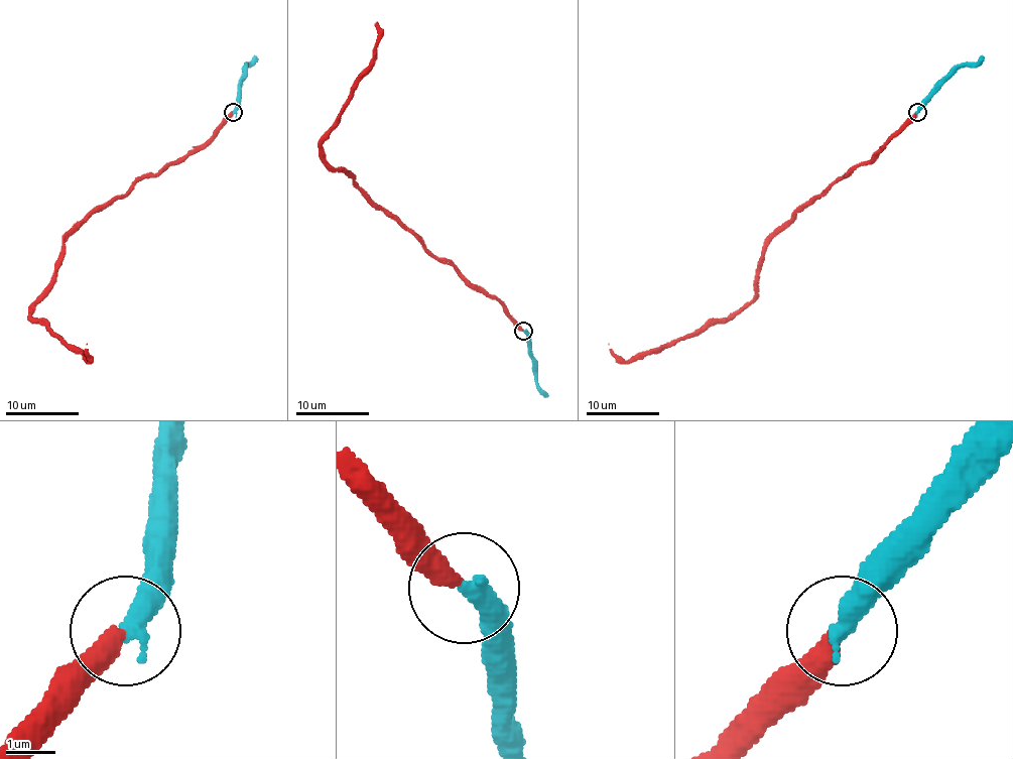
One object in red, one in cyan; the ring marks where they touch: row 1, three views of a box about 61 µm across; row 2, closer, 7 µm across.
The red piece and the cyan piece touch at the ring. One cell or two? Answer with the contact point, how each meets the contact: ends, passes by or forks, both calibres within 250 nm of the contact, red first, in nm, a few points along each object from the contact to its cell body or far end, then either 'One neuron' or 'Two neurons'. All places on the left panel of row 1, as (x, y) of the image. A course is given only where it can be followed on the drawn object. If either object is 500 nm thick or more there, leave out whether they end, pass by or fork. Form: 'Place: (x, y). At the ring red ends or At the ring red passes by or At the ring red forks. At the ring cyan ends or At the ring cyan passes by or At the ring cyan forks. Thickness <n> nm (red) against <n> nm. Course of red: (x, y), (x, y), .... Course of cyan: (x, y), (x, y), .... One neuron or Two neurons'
Place: (233, 112). At the ring red ends. At the ring cyan ends. Thickness 400 nm (red) against 440 nm. Course of red: (234, 112), (203, 145), (160, 172), (144, 174), (66, 240), (32, 318), (88, 361), (88, 343). Course of cyan: (234, 112), (243, 71), (254, 55). One neuron

